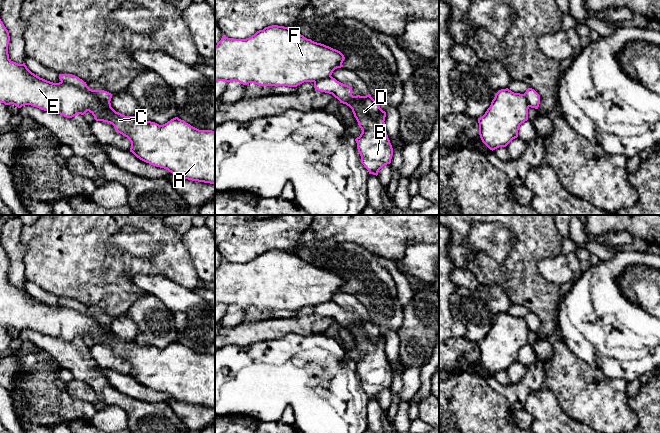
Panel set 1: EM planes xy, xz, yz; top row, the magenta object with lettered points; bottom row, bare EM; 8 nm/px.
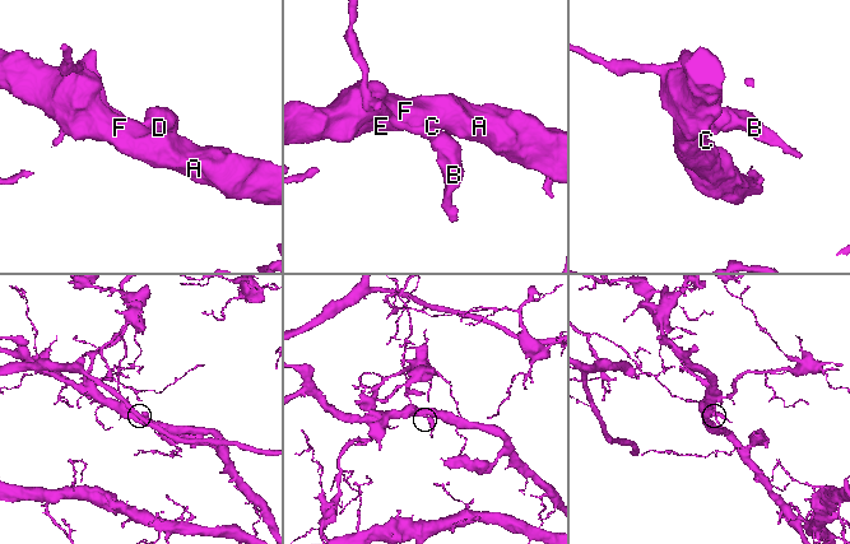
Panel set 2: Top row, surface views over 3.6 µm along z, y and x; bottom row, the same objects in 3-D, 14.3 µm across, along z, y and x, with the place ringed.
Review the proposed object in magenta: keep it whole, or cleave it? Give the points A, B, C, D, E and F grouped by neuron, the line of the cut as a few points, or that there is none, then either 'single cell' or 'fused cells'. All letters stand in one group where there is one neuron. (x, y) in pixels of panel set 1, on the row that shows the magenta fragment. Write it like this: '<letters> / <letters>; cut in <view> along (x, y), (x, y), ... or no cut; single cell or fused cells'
A C E F / B D; cut in xy along (61, 81), (88, 90), (105, 105), (110, 106); fused cells

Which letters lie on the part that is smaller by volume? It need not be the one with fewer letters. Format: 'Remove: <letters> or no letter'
Remove: B, D

